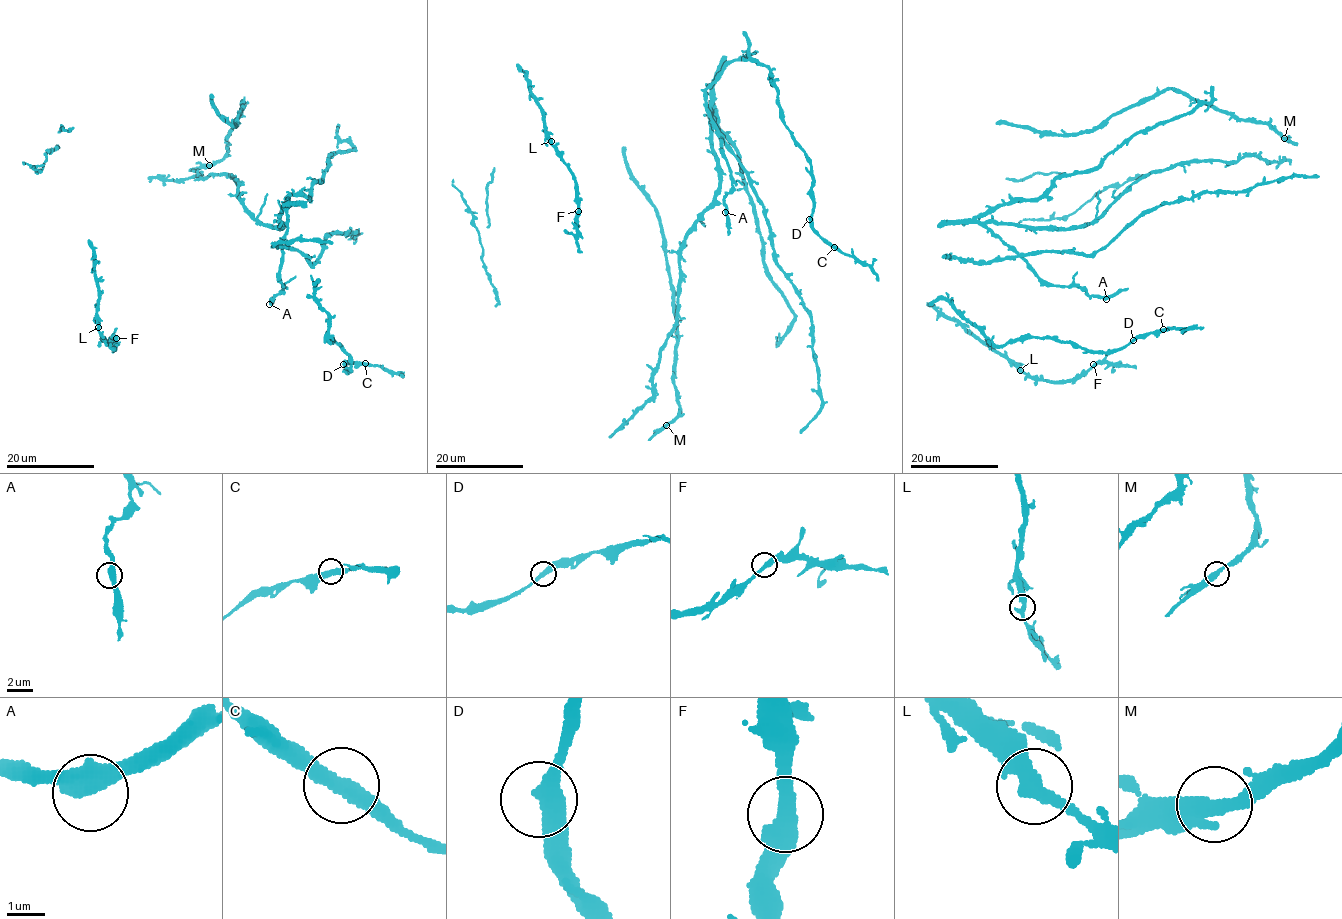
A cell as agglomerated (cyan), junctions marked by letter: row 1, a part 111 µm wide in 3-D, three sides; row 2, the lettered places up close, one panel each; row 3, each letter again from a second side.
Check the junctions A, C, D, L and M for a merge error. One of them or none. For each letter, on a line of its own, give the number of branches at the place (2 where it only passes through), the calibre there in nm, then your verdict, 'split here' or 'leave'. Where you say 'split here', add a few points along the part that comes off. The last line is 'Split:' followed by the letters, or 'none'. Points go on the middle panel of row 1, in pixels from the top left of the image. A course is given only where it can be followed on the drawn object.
A: 2 | 460 nm | leave
C: 2 | 400 nm | leave
D: 2 | 400 nm | leave
L: 2 | 400 nm | leave
M: 2 | 400 nm | leave
Split: none

